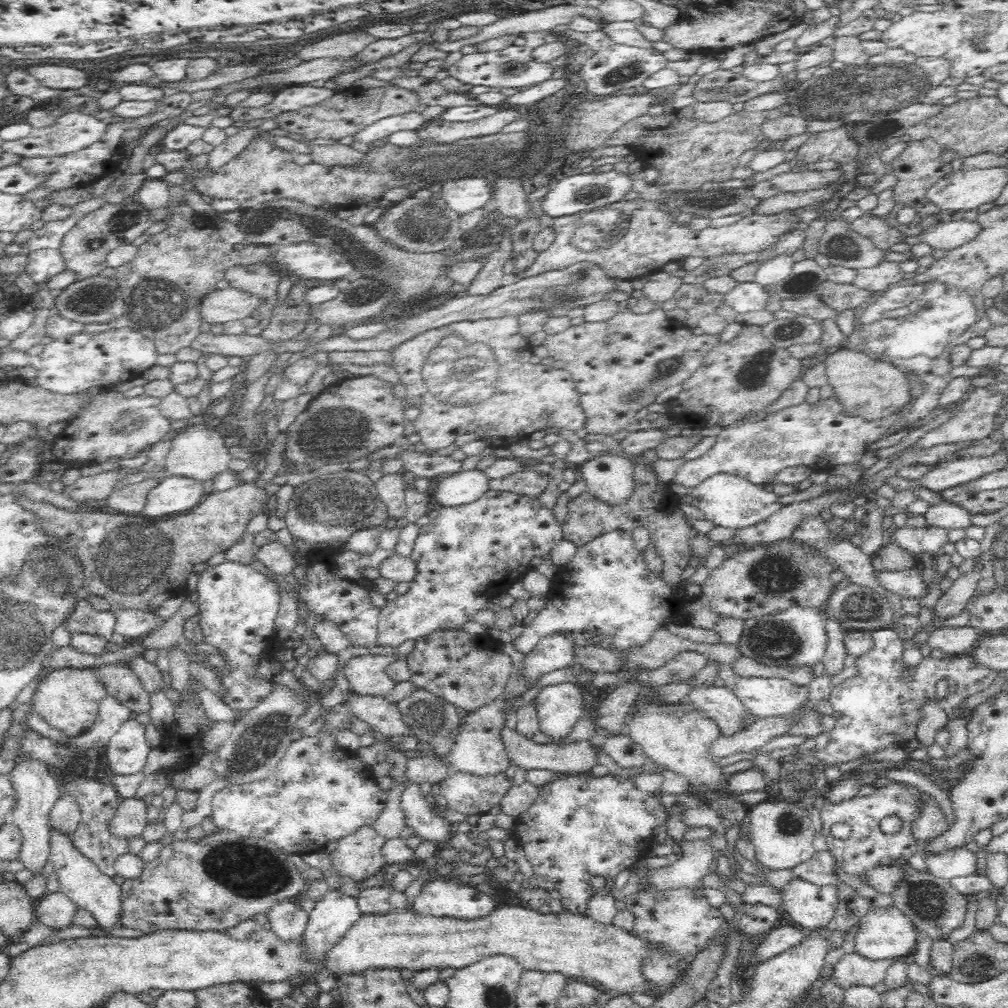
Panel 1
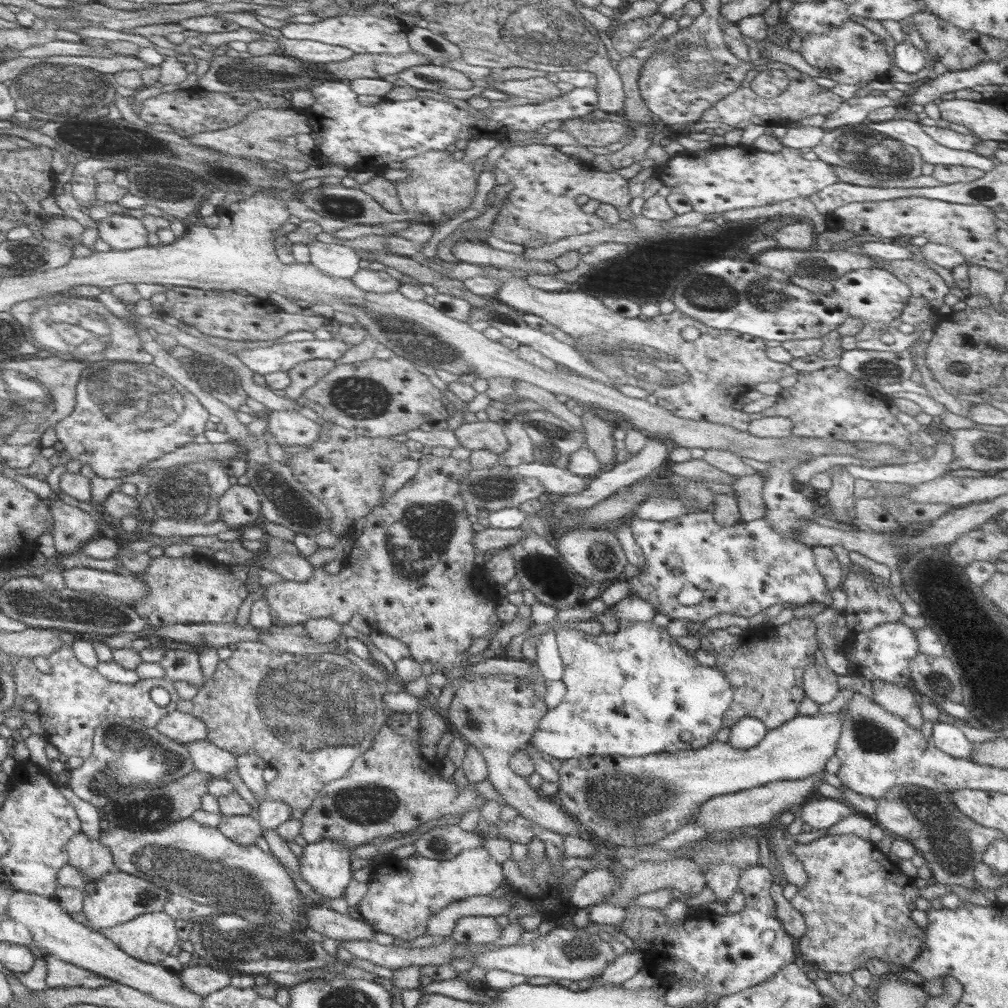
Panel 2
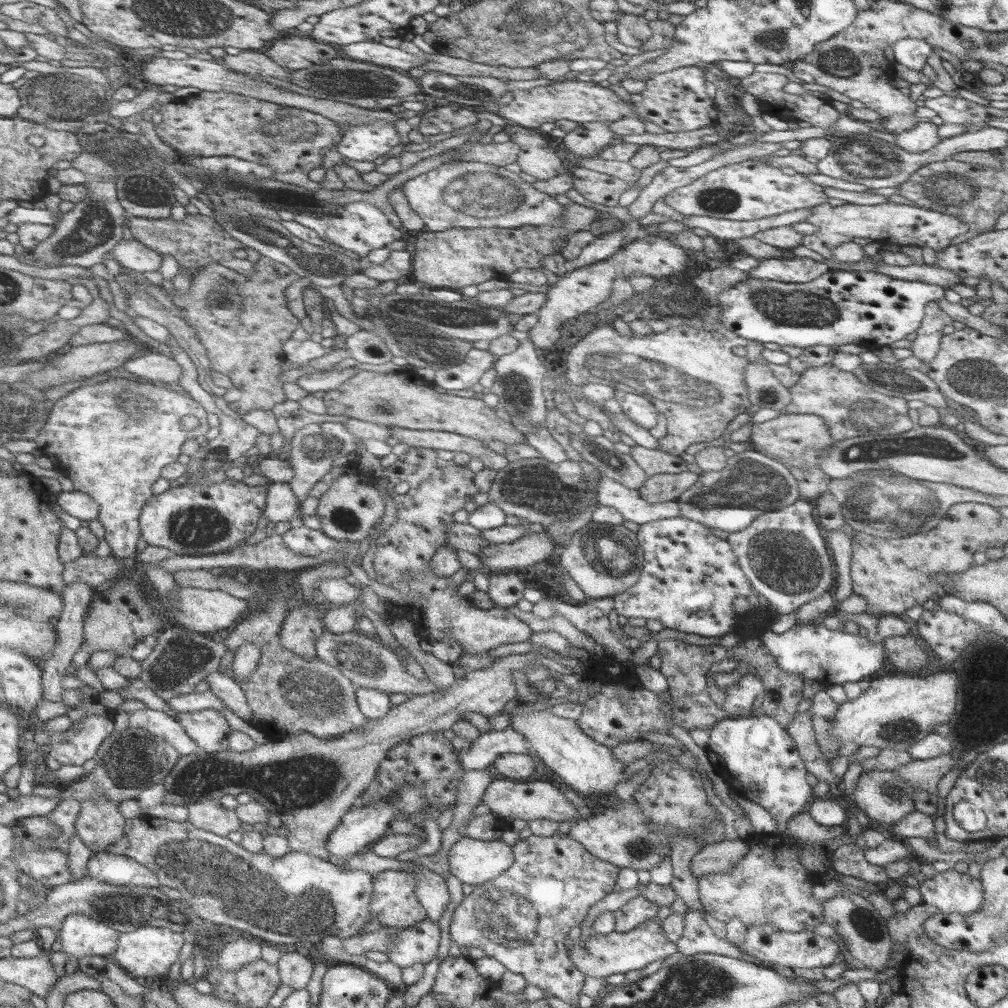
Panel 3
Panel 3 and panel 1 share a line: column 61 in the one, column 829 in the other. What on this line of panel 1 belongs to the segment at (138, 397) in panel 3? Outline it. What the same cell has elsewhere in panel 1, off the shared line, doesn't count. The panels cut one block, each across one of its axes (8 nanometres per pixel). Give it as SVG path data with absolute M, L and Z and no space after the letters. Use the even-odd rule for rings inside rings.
M834 397L819 403L819 406L809 406L805 402L773 416L763 416L754 421L724 427L712 448L700 458L687 460L682 465L673 480L673 487L679 492L694 489L704 480L722 473L764 485L788 466L805 465L813 470L826 470L838 464L858 462L867 446L879 440L879 434L912 406L911 402L896 416L868 422L863 418L846 417Z

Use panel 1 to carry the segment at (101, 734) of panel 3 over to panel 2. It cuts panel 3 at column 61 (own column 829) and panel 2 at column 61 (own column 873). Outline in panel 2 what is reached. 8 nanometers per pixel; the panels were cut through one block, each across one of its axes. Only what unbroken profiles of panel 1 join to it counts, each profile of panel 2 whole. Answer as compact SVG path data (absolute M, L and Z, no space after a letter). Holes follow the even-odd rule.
M60 631L64 646L48 657L52 673L46 674L38 669L30 657L10 656L10 663L15 667L15 678L18 682L16 707L24 708L28 698L36 698L39 705L38 714L42 717L43 727L49 742L67 757L90 759L95 752L95 737L98 728L102 727L110 716L122 716L134 720L138 727L155 729L169 712L176 710L180 697L173 681L165 678L140 679L134 684L112 682L96 668L90 668L78 658L75 651L76 641L80 635L70 631ZM161 686L168 690L171 701L161 707L150 697L150 690Z

